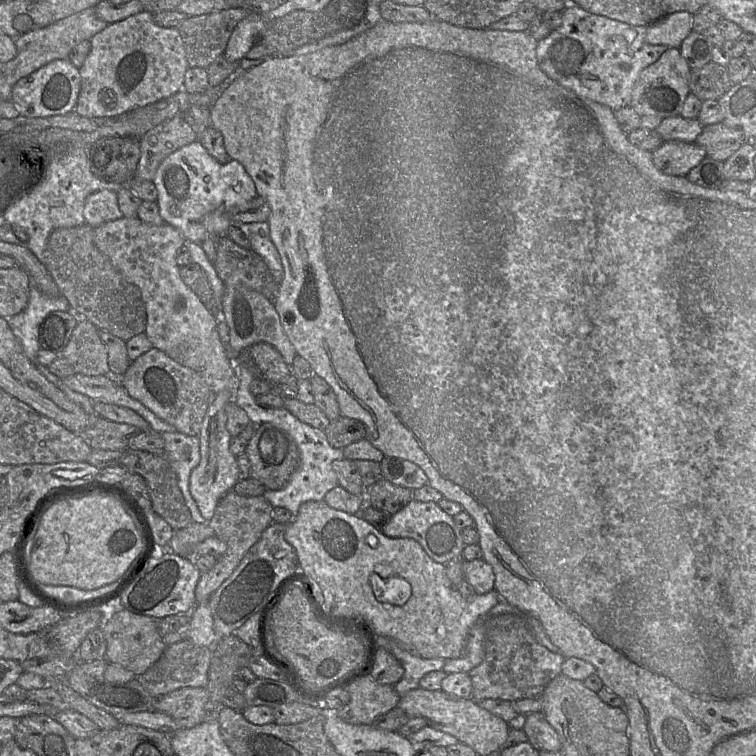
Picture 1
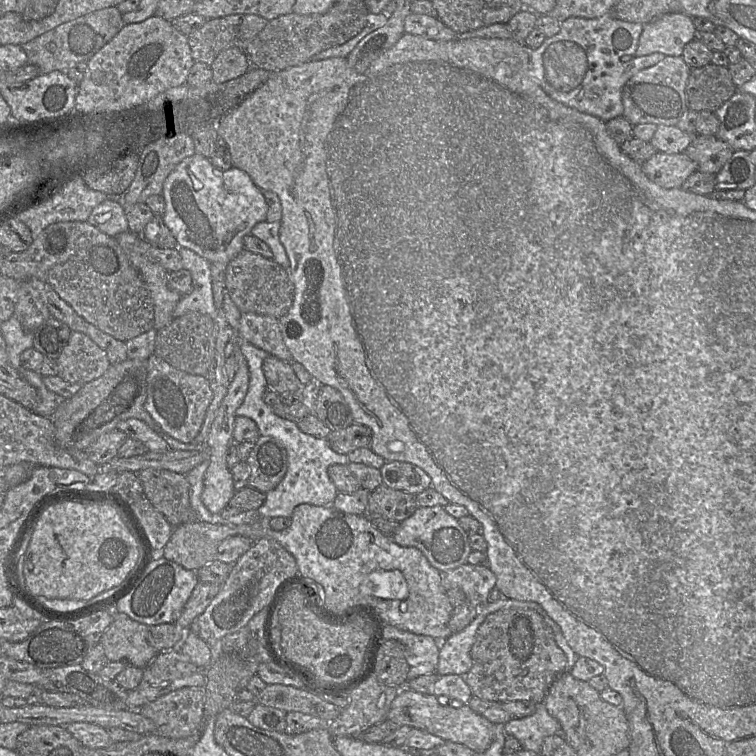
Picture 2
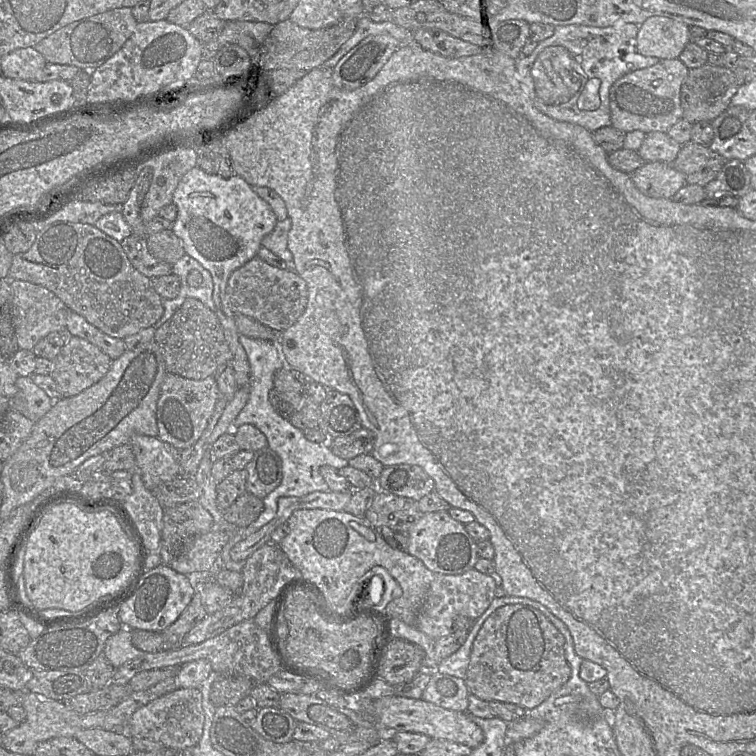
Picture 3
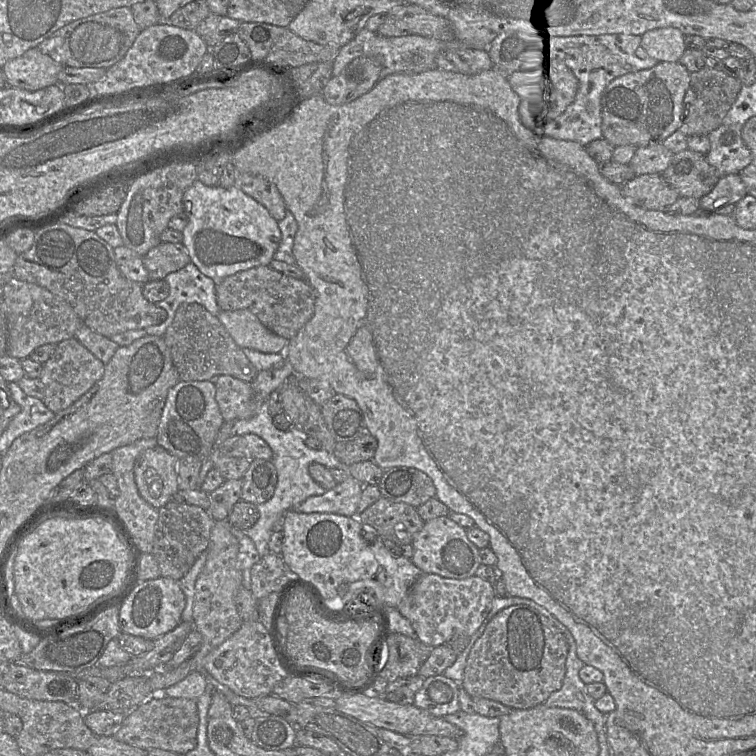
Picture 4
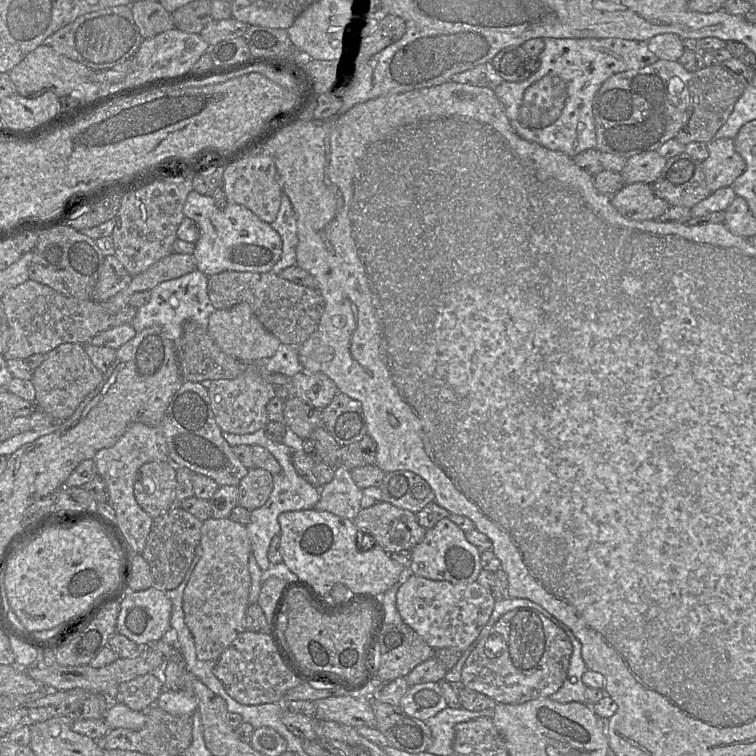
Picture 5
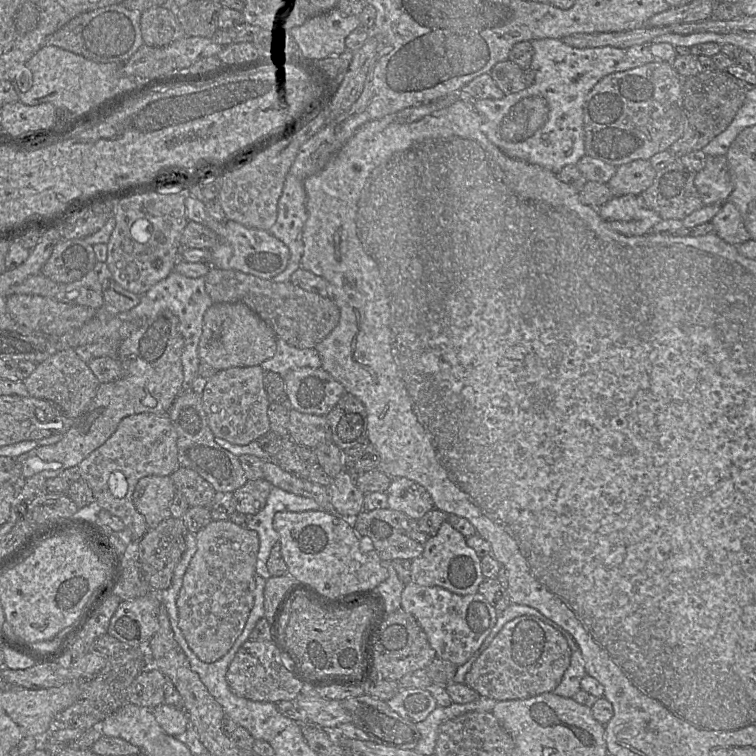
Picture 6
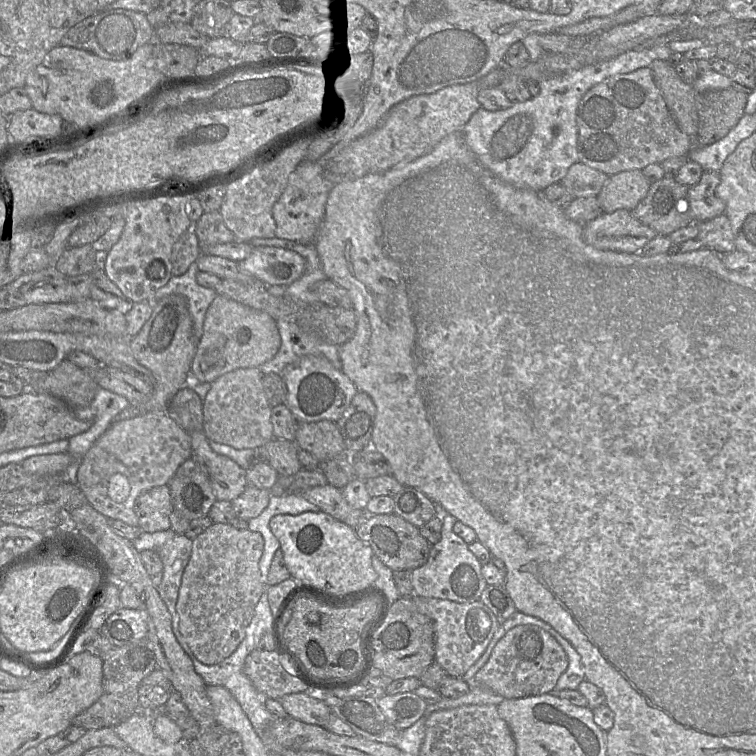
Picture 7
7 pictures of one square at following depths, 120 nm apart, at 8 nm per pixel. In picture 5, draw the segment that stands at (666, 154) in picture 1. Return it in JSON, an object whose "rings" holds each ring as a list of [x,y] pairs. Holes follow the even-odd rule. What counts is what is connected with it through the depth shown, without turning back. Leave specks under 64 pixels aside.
{"rings":[[[642,182],[623,186],[611,203],[624,218],[634,221],[657,220],[670,207],[654,194],[652,185]]]}

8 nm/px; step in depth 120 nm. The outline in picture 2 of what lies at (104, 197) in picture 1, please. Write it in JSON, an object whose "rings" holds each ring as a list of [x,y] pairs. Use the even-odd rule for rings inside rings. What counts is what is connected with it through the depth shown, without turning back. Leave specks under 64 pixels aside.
{"rings":[[[105,200],[96,206],[87,222],[110,237],[129,231],[124,208],[115,201]]]}

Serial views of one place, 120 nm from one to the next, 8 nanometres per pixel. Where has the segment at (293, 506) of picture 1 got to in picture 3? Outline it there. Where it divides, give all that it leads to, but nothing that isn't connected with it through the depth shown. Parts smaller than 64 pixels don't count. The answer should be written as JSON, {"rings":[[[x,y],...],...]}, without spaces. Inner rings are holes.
{"rings":[[[240,334],[239,342],[245,349],[250,363],[249,398],[245,407],[234,420],[233,429],[237,429],[243,424],[256,426],[266,436],[268,447],[281,458],[283,475],[280,485],[263,499],[264,509],[258,518],[245,528],[235,529],[237,533],[251,535],[275,517],[278,500],[281,497],[298,497],[312,492],[329,492],[330,488],[320,474],[320,467],[329,465],[338,470],[346,467],[348,460],[336,456],[331,451],[328,442],[312,442],[308,440],[301,429],[282,417],[270,403],[269,392],[274,388],[275,372],[281,368],[289,367],[282,351],[281,334],[279,342],[254,339]]]}

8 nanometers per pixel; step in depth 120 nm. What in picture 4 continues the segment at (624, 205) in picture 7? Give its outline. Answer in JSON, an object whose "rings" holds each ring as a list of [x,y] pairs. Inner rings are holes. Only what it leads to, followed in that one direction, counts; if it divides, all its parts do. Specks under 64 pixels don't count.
{"rings":[[[662,143],[638,147],[628,165],[635,175],[662,174],[674,157]]]}

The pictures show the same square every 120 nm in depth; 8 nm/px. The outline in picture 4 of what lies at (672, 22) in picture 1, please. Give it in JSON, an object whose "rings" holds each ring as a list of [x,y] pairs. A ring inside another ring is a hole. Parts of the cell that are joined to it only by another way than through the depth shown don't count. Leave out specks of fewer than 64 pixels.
{"rings":[[[675,27],[646,31],[641,36],[641,46],[658,62],[678,62],[686,49],[685,34]]]}

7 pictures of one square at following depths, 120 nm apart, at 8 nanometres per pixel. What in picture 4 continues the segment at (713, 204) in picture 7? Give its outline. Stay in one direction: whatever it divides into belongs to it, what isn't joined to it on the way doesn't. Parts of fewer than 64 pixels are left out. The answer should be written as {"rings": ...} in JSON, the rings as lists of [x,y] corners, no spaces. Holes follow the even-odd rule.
{"rings":[[[722,124],[708,134],[710,150],[706,158],[719,177],[739,174],[752,161],[751,151],[742,139],[742,127]]]}

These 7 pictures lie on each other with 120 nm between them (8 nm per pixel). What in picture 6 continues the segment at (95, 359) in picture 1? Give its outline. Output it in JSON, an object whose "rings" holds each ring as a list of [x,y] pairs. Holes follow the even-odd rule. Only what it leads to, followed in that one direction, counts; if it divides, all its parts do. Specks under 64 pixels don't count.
{"rings":[[[70,348],[59,351],[37,364],[35,371],[23,380],[31,397],[45,399],[56,406],[69,418],[81,421],[91,406],[100,385],[90,367]]]}

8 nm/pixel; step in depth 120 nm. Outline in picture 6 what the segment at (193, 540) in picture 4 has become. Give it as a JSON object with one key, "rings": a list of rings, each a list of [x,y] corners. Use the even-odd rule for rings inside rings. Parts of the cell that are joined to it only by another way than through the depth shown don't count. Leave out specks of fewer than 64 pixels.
{"rings":[[[170,517],[155,528],[149,528],[142,539],[134,544],[133,554],[152,591],[159,593],[171,586],[174,570],[186,550],[187,532],[183,518]]]}

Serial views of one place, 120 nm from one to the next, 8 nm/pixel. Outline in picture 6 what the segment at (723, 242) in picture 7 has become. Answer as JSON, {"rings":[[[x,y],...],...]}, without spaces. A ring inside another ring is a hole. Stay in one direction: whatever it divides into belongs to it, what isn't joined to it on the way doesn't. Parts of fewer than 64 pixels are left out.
{"rings":[[[733,202],[723,203],[721,210],[711,222],[715,227],[715,233],[729,244],[739,246],[751,239],[741,213]]]}

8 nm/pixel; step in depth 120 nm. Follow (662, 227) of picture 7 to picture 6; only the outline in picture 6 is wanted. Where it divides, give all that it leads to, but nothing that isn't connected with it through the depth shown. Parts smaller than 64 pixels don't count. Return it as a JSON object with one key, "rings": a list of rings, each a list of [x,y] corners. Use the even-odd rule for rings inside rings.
{"rings":[[[680,160],[674,161],[656,173],[652,185],[640,196],[642,205],[656,212],[662,220],[683,220],[704,206],[703,200],[695,186],[697,173],[687,168]]]}

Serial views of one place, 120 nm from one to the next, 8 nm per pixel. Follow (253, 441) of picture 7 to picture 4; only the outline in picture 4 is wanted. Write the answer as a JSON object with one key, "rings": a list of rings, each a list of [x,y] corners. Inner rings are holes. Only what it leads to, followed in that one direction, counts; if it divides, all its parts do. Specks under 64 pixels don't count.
{"rings":[[[230,375],[214,376],[216,401],[224,421],[238,421],[253,417],[263,401],[258,401],[251,383]]]}

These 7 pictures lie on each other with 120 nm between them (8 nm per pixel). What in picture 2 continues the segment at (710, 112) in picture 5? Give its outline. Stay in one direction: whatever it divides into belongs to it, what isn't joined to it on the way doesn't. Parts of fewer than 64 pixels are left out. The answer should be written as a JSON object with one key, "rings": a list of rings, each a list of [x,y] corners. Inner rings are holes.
{"rings":[[[709,63],[701,68],[693,68],[686,86],[688,107],[698,113],[715,112],[737,90],[727,66]]]}

